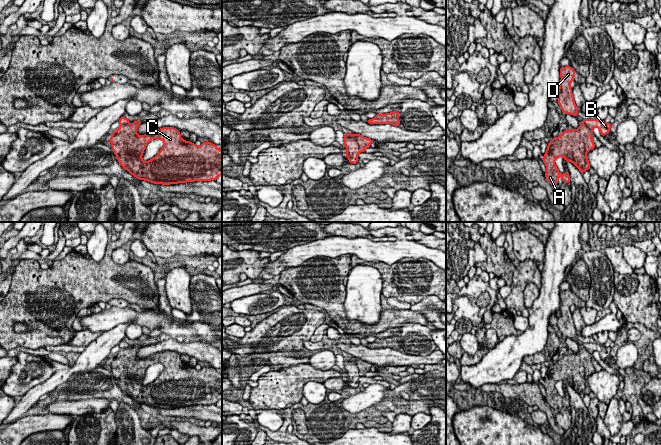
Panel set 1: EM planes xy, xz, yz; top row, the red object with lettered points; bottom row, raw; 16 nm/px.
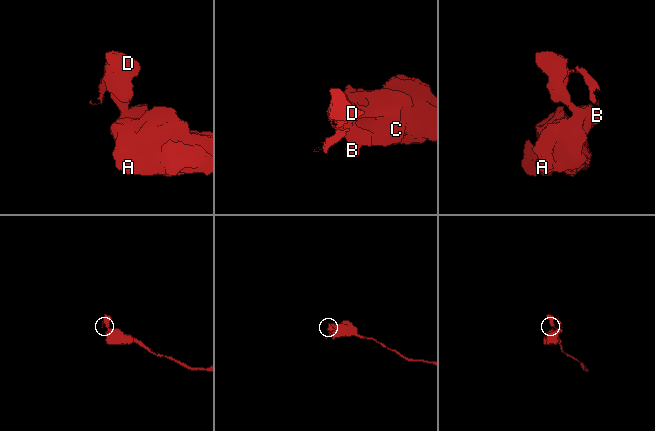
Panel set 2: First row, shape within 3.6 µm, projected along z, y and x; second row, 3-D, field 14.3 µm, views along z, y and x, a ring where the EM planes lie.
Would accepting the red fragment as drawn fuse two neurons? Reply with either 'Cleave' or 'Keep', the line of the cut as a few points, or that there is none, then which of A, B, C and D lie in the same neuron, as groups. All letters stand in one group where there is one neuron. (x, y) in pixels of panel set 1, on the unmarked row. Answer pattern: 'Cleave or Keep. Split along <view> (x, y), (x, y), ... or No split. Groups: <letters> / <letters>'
Cleave. Split along xz (350, 358), (360, 375). Groups: A C / B D

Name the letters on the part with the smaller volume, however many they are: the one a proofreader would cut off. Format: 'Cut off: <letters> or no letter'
Cut off: B, D

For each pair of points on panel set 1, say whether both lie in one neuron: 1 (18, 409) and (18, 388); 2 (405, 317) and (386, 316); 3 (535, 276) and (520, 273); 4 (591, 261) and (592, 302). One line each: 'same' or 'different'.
1: different
2: same
3: same
4: same

